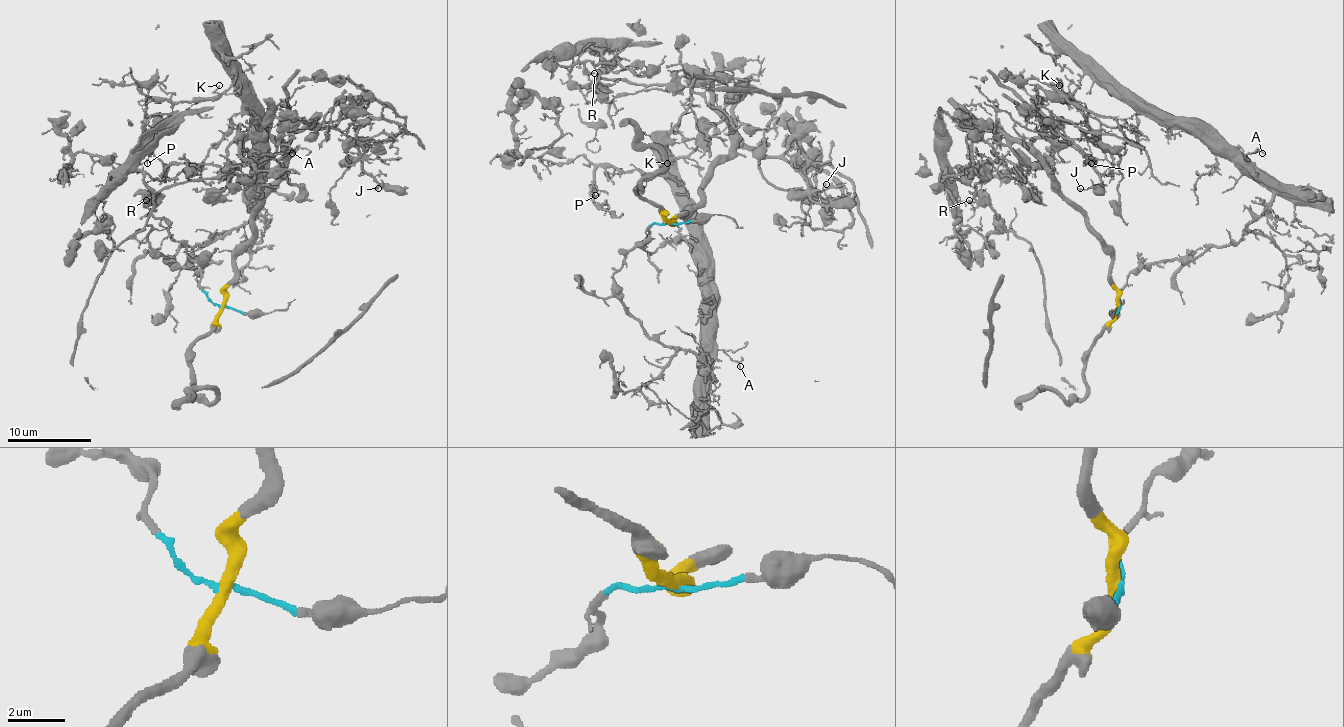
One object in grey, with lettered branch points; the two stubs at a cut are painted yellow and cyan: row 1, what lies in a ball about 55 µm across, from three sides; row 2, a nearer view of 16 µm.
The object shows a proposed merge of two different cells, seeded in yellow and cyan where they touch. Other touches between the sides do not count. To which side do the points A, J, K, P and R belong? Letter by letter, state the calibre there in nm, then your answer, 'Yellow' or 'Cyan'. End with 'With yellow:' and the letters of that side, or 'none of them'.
A: Thickness 140 nm. Cyan
J: Thickness 120 nm. Yellow
K: Thickness 70 nm. Cyan
P: Thickness 130 nm. Cyan
R: Thickness 140 nm. Yellow
With yellow: J, R

